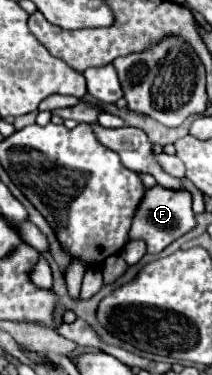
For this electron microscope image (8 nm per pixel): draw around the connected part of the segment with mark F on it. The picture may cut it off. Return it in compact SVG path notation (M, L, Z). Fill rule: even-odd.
M156 185L154 189L146 191L146 197L142 199L136 211L130 237L142 239L148 245L148 253L160 253L162 249L166 249L166 245L170 245L172 241L194 229L194 225L196 225L196 217L192 211L192 195L188 191L168 191Z

